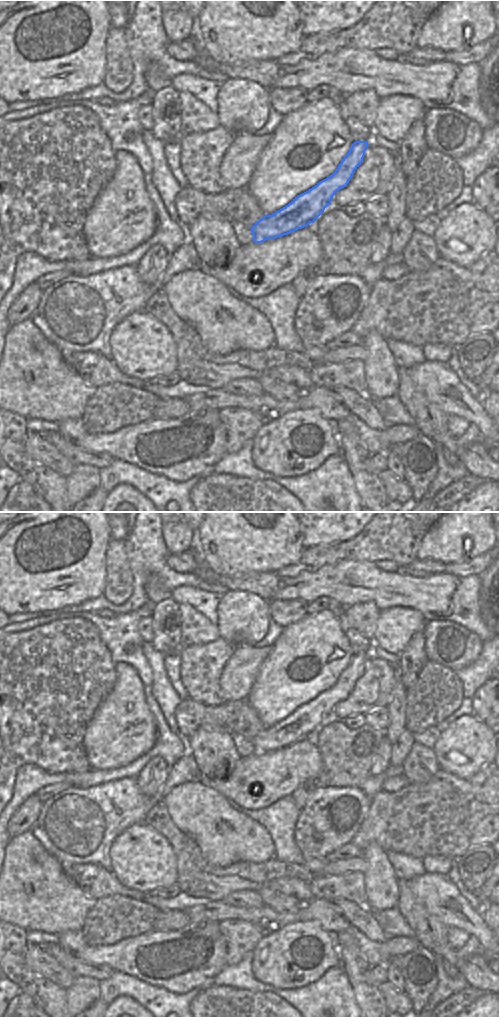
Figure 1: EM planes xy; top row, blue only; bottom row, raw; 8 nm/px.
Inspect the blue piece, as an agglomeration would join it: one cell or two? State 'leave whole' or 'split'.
leave whole

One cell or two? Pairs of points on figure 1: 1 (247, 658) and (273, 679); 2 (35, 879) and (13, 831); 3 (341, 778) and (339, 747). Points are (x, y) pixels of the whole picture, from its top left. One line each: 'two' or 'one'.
1: two
2: two
3: one

